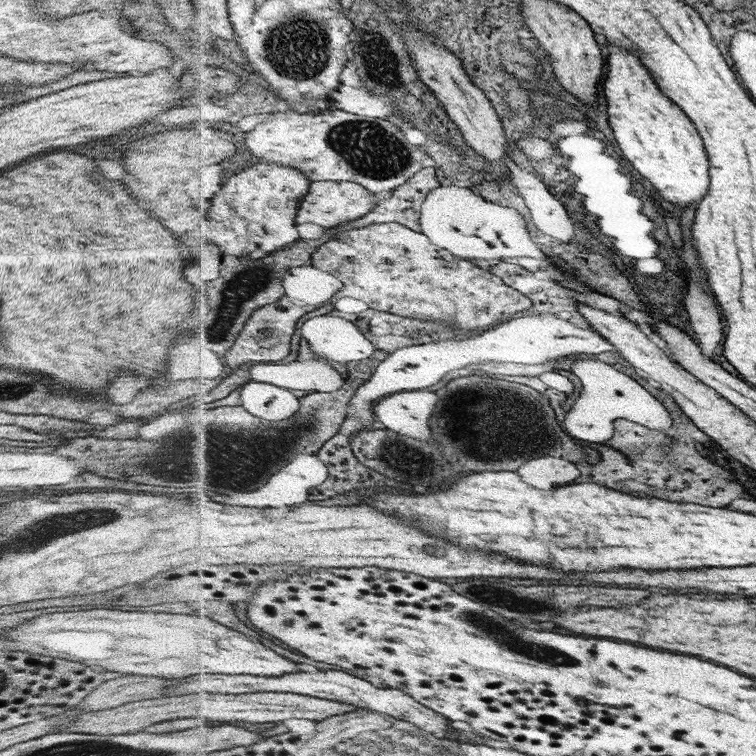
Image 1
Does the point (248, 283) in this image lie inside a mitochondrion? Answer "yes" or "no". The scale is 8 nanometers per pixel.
yes

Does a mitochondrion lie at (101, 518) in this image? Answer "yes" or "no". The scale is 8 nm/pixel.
yes

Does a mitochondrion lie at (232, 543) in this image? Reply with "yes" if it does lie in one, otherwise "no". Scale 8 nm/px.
no

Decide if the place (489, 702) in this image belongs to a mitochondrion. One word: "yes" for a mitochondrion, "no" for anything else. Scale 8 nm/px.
no

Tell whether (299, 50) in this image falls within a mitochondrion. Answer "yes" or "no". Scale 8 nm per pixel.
yes

